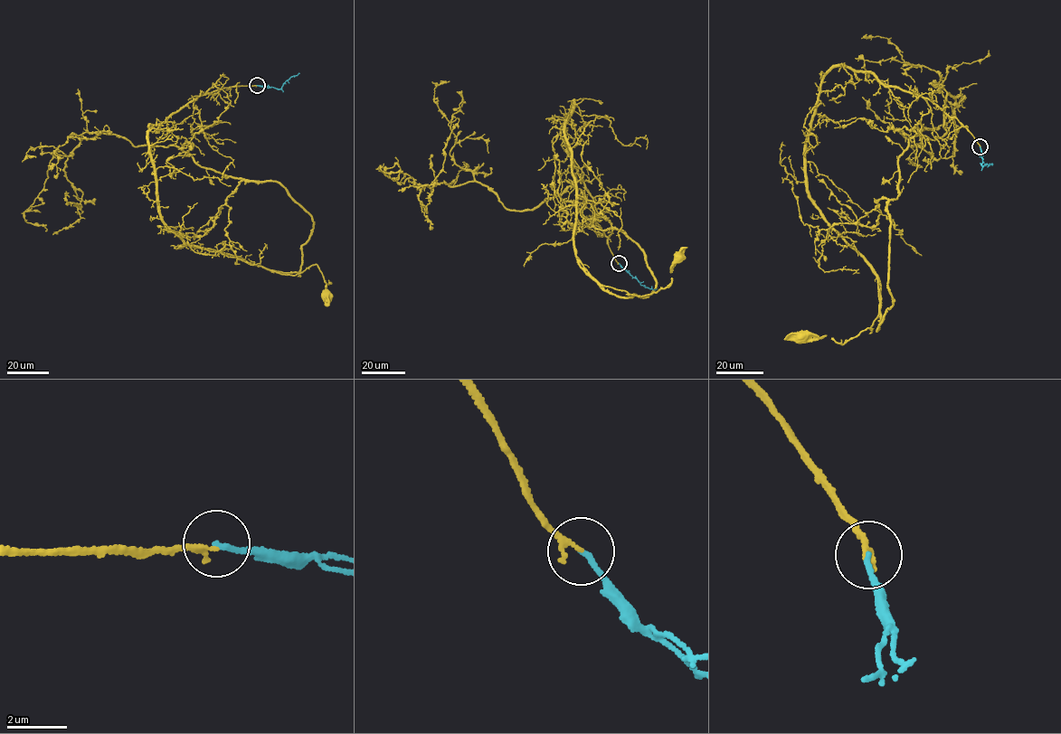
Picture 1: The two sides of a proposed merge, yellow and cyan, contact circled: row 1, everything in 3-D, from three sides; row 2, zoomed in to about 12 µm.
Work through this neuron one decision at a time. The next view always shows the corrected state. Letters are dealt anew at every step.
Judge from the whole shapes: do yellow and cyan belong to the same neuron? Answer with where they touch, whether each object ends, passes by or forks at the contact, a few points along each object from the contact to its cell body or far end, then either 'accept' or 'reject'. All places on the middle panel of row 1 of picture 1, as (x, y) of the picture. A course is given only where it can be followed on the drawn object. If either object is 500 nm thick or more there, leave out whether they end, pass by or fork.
place (619, 263); yellow ends; cyan ends; course yellow (619, 263), (562, 137), (574, 101), (563, 131), (585, 269), (648, 295), (678, 258); course cyan (619, 263), (639, 284), (657, 288); accept

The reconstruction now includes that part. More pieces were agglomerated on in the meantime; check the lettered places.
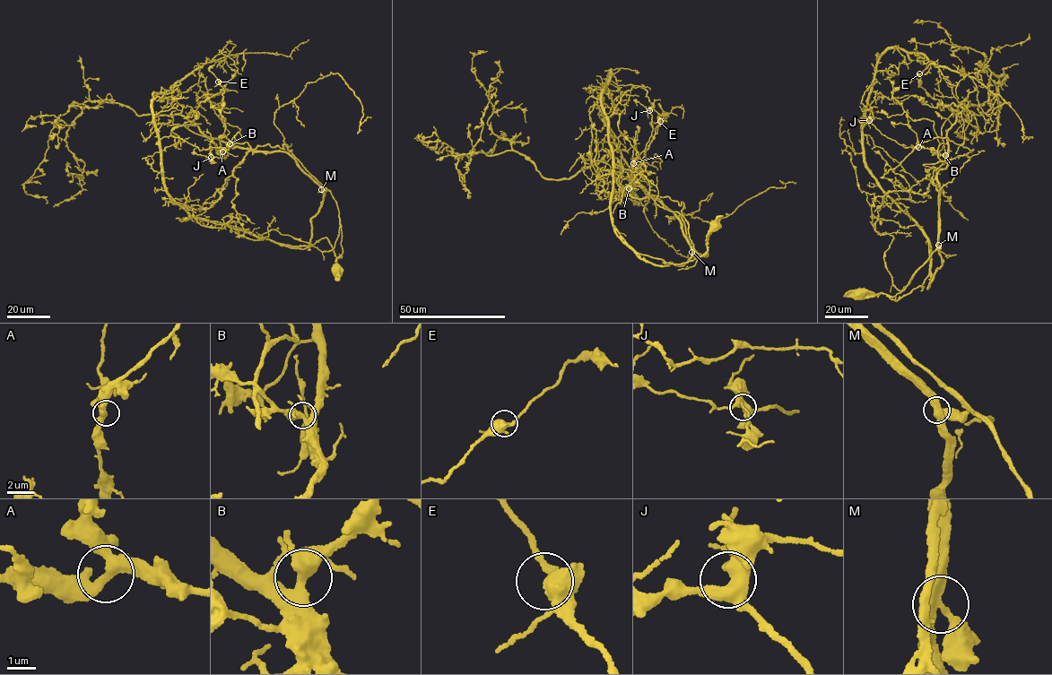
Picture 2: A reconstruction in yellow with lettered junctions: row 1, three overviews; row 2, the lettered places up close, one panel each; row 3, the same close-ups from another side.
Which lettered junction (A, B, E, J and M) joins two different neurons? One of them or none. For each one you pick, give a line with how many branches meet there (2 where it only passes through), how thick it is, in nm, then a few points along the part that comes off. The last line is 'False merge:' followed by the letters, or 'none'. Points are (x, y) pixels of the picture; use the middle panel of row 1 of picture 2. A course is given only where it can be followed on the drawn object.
B: 4 | 400 nm | (628, 188), (682, 202), (686, 237), (708, 255), (643, 175), (612, 212)
False merge: B

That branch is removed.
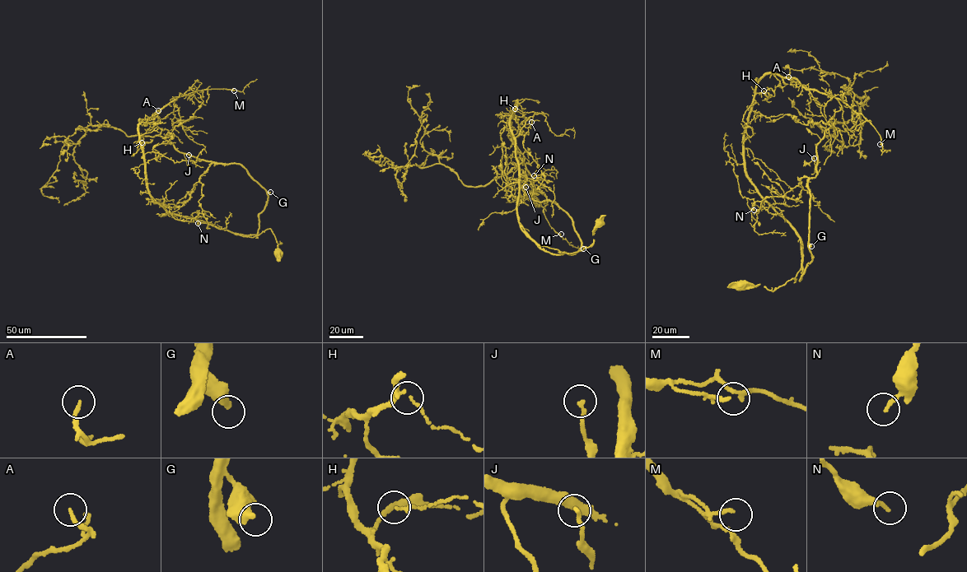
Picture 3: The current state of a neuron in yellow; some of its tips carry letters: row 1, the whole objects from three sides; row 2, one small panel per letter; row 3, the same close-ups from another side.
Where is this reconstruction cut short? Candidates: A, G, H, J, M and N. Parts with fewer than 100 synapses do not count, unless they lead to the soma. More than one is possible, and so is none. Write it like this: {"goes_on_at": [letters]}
{"goes_on_at": []}

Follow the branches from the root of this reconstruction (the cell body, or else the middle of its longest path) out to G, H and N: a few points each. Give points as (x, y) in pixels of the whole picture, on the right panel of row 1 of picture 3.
G: (741, 286), (759, 284), (773, 290), (796, 279), (802, 269), (800, 281), (812, 259), (808, 244), (811, 246)
H: (741, 286), (773, 290), (796, 279), (802, 262), (794, 230), (745, 170), (744, 132), (763, 90)
N: (741, 286), (773, 290), (796, 279), (803, 255), (794, 230), (730, 158), (754, 210)

